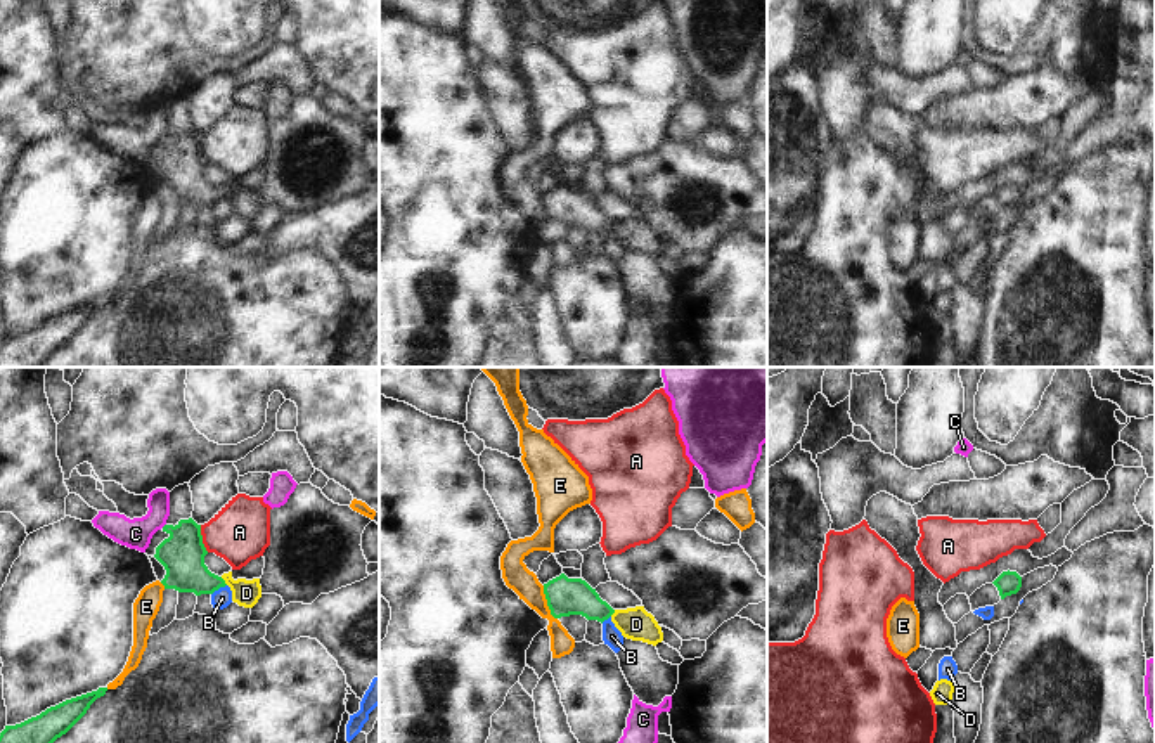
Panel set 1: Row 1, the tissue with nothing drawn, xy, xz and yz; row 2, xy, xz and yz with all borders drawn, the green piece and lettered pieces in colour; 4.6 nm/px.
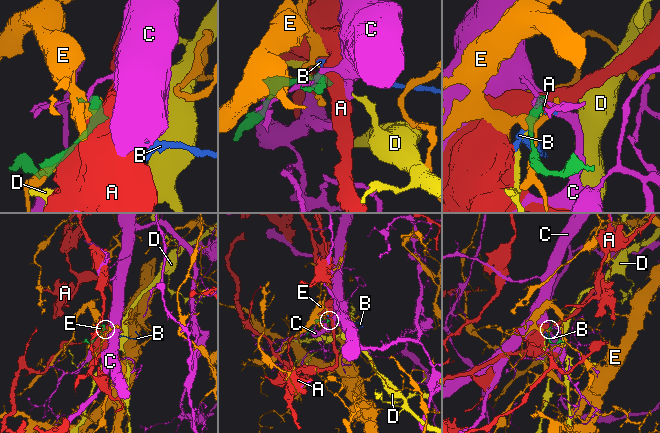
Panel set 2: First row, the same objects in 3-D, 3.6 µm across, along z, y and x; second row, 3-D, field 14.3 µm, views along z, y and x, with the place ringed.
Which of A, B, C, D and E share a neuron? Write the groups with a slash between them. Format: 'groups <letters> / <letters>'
groups A / B C / D / E

